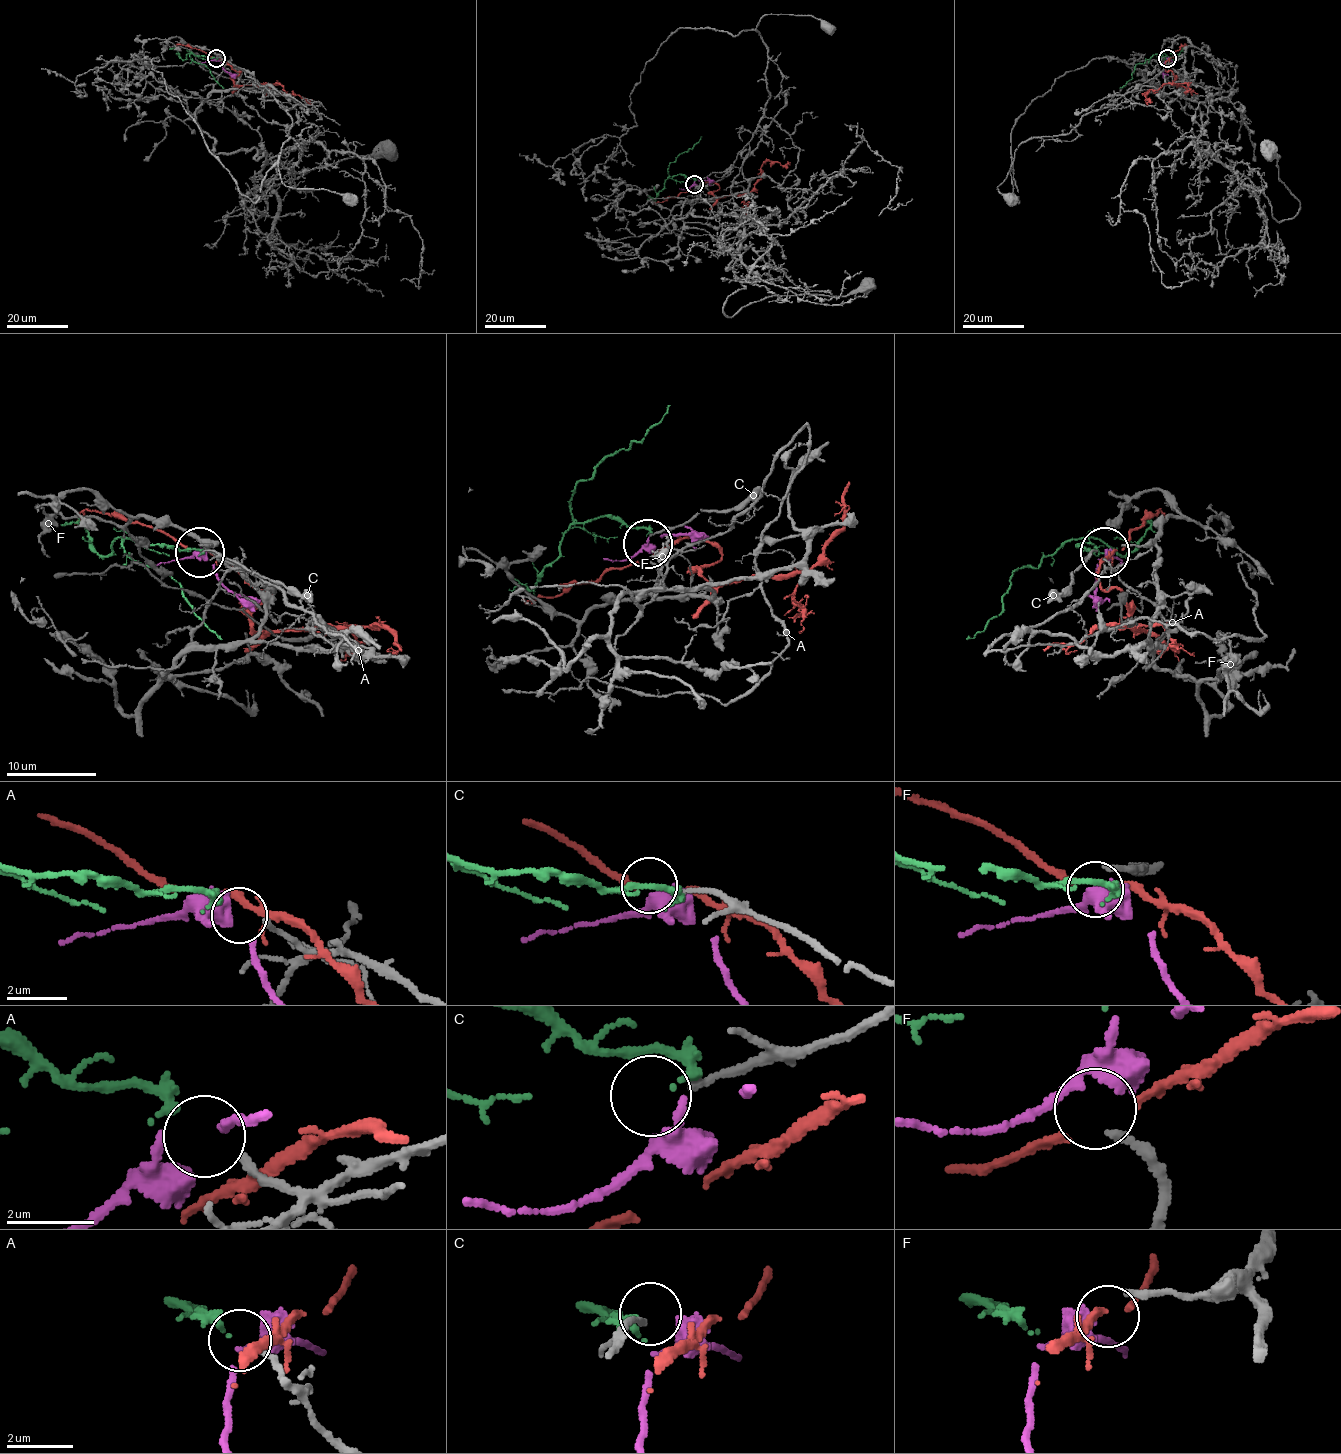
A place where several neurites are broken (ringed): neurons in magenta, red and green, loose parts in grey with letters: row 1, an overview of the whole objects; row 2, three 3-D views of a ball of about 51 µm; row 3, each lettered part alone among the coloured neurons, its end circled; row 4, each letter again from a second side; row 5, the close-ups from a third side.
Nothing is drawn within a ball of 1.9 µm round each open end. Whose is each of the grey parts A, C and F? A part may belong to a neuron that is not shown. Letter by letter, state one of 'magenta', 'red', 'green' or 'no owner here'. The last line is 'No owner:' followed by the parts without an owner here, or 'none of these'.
A: green
C: no owner here
F: magenta
No owner: C

